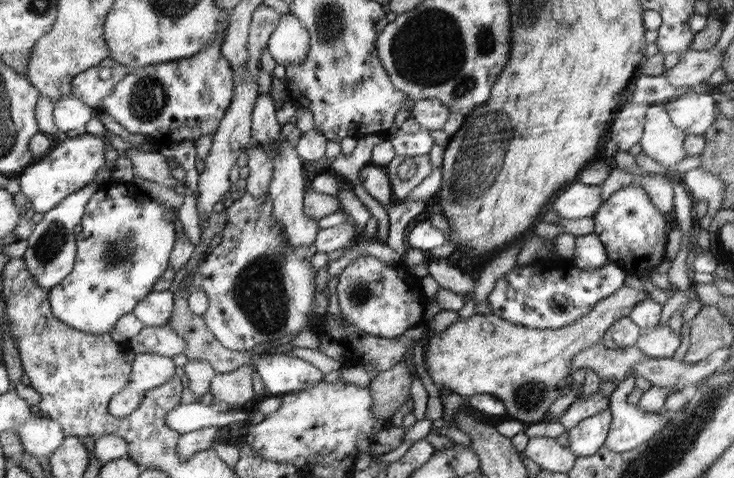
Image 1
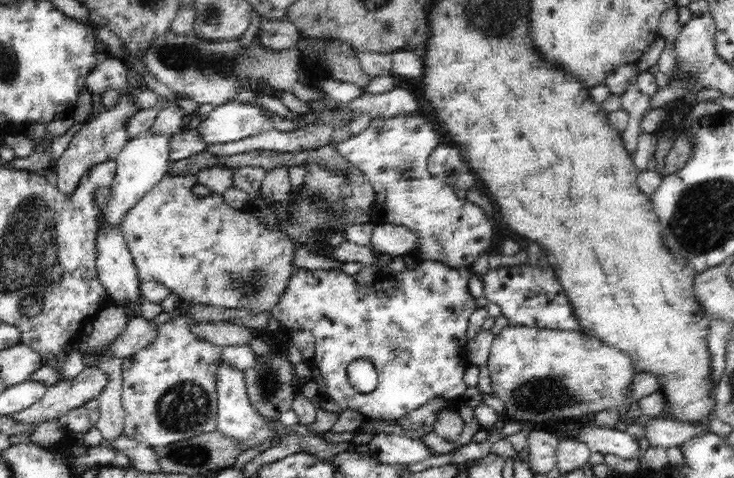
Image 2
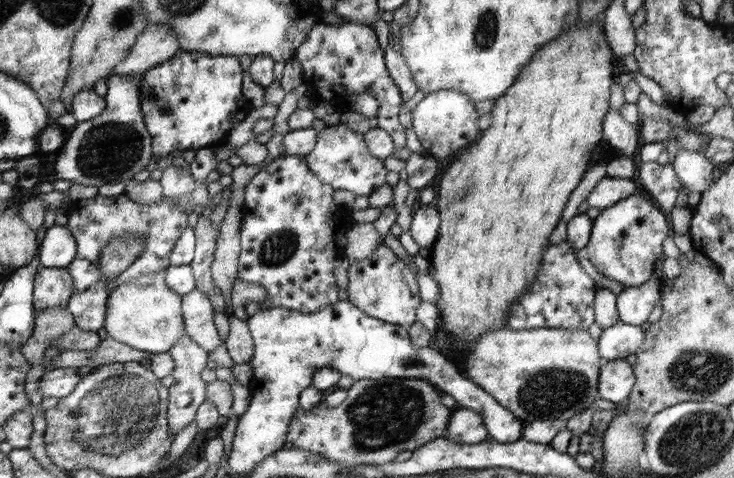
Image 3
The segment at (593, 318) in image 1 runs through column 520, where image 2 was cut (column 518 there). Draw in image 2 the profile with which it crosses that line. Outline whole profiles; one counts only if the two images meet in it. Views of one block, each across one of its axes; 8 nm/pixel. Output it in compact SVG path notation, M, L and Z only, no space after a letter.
M528 326L504 327L494 336L487 361L492 393L505 404L504 417L520 423L540 424L548 420L591 419L602 410L619 410L623 413L636 402L628 399L632 380L637 376L630 357L616 347L602 344L581 330L539 329Z

